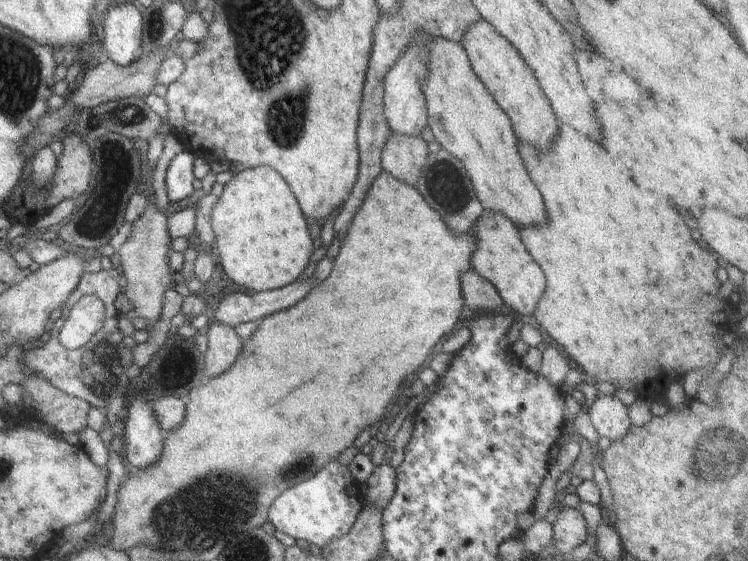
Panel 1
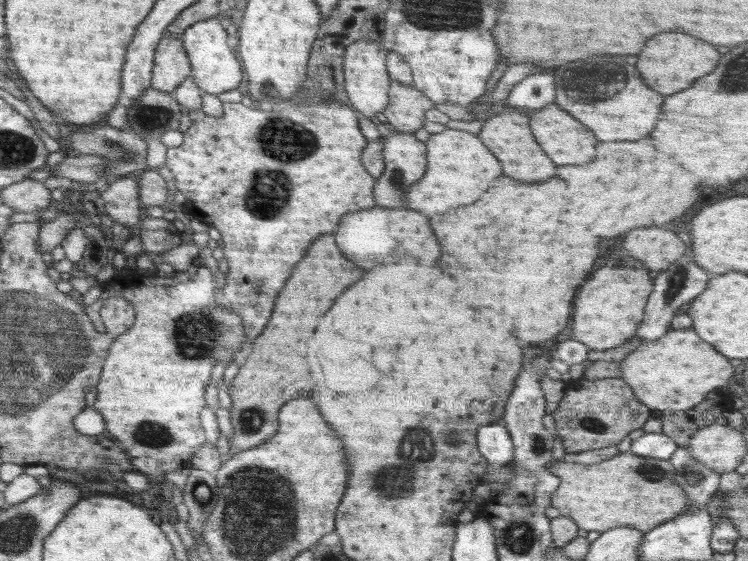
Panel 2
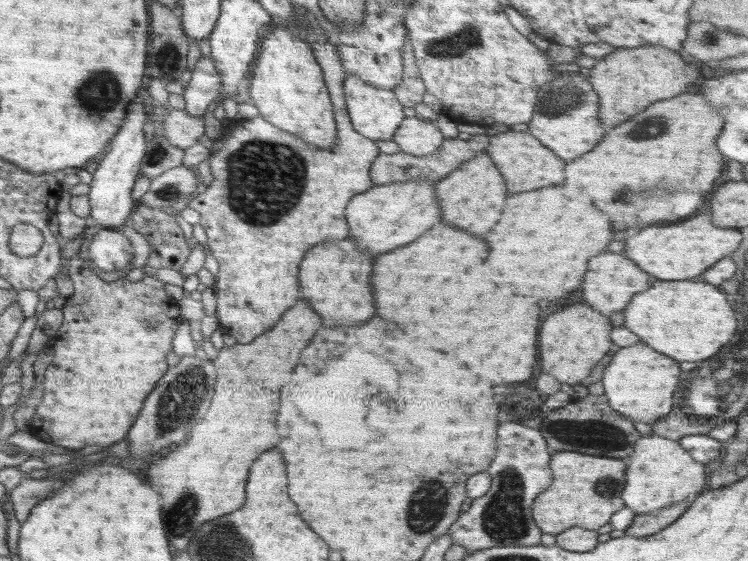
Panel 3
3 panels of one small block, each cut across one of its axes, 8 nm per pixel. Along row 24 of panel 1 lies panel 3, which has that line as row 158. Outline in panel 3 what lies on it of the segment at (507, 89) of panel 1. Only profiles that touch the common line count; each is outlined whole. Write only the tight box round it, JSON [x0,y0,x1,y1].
[434,152,506,236]

